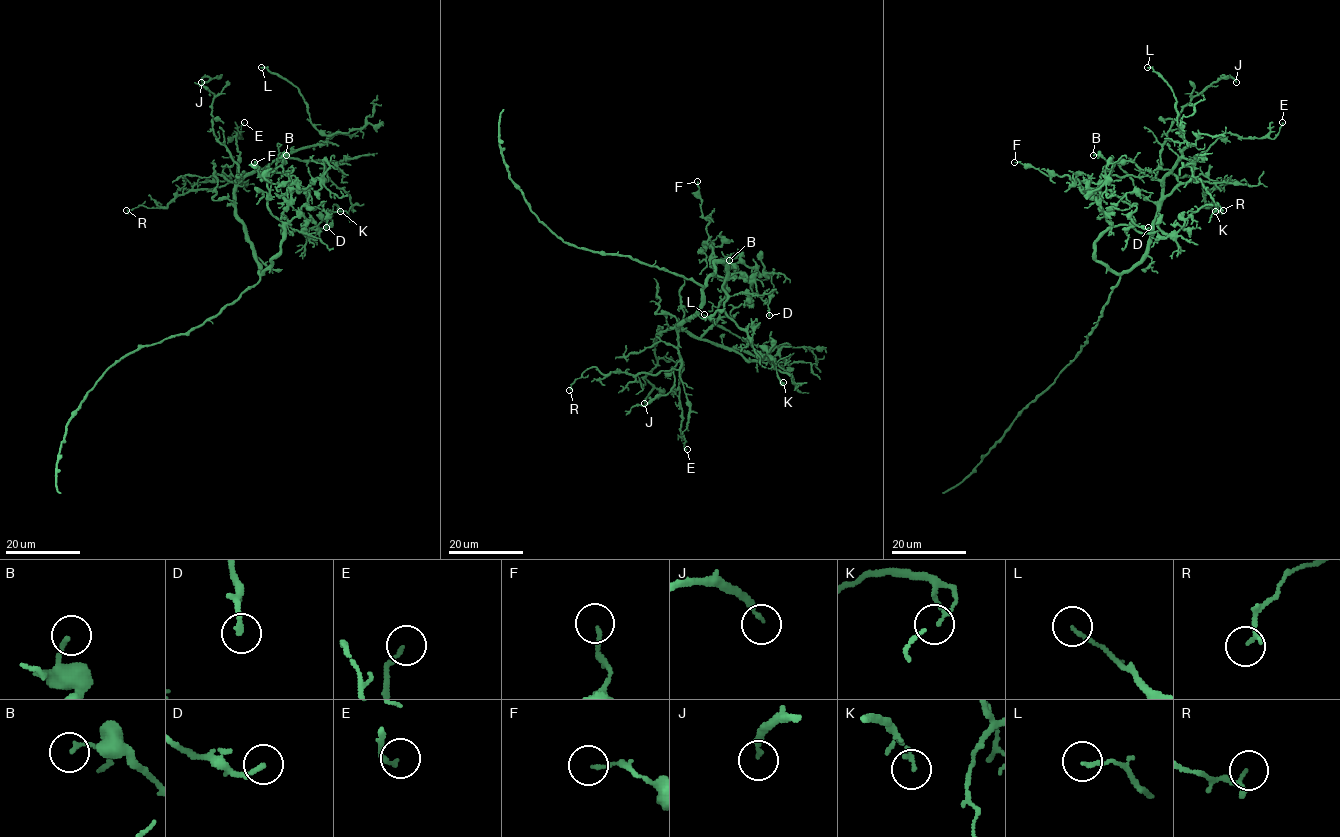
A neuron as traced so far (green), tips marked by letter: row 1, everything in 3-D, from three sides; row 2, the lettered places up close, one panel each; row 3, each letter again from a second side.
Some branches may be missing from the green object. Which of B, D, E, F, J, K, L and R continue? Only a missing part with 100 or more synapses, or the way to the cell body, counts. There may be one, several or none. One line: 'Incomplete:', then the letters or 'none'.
Incomplete: none

